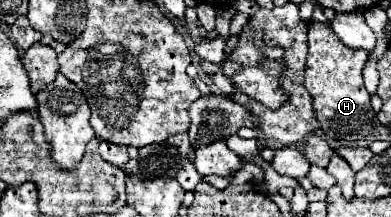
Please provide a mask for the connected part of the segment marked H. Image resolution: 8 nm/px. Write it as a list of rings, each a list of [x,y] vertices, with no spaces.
[[[312,20],[308,24],[308,62],[304,86],[314,100],[314,112],[330,140],[364,142],[374,134],[374,112],[370,106],[370,94],[362,82],[362,68],[368,60],[364,50],[354,50],[342,44],[334,30],[322,22]]]

